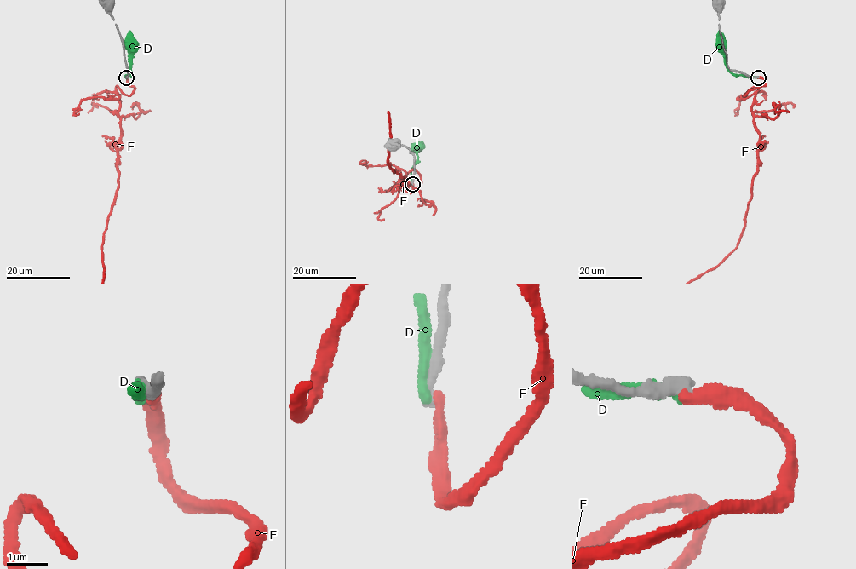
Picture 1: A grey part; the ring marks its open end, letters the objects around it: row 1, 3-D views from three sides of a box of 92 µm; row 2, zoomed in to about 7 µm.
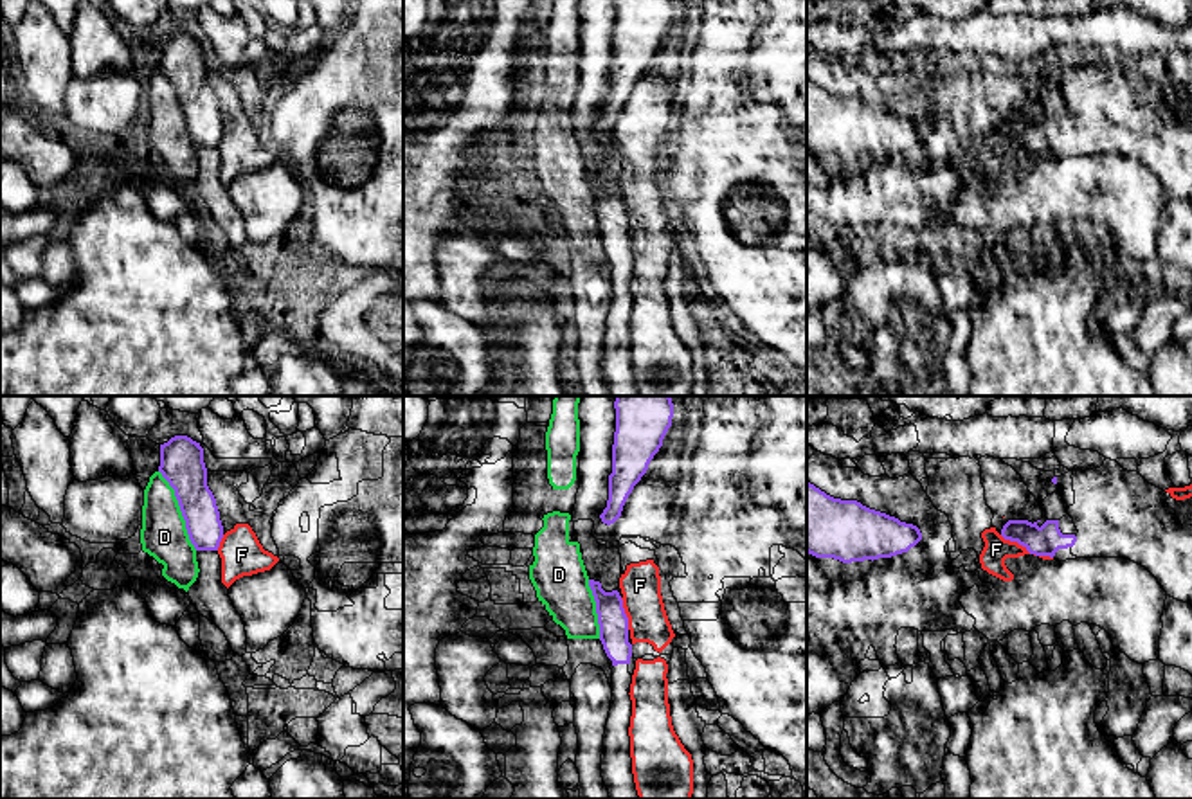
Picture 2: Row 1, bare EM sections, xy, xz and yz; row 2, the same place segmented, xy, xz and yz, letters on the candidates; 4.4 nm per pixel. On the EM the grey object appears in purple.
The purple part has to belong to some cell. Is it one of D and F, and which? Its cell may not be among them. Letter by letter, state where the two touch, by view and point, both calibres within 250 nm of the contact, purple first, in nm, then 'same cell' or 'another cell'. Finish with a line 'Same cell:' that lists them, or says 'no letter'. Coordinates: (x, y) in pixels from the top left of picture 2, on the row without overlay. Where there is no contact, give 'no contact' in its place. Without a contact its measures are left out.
D: meets purple in xy at (180, 107); 190 nm thick on the purple side, 200 nm on the other; another cell
F: meets purple in xz at (625, 211); 130 nm thick on the purple side, 180 nm on the other; another cell
Same cell: no letter

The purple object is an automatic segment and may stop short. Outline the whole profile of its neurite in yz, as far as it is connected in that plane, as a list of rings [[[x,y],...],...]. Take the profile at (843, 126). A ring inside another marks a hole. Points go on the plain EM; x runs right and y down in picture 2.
[[[807,79],[807,149],[843,160],[891,155],[908,149],[922,137],[917,122],[870,106],[857,97],[841,97]]]

